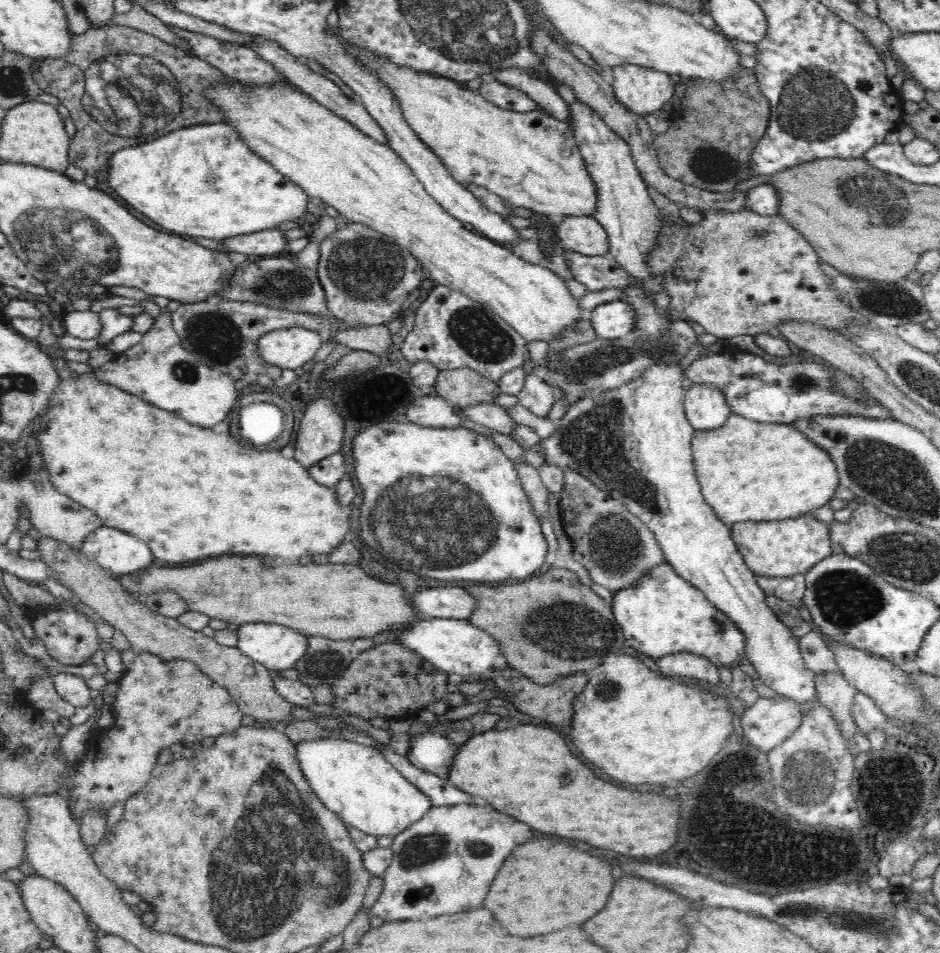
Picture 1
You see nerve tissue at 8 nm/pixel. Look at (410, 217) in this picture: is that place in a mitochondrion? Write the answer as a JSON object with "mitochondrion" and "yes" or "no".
{"mitochondrion":"no"}

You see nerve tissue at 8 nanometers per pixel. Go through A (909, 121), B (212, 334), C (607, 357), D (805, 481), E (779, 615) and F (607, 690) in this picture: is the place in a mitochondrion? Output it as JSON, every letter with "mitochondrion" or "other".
{"A":"other","B":"mitochondrion","C":"mitochondrion","D":"other","E":"other","F":"mitochondrion"}

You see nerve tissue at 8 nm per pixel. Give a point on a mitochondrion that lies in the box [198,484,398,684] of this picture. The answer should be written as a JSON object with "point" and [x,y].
{"point":[327,663]}

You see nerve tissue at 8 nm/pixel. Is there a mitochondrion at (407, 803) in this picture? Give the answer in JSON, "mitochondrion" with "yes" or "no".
{"mitochondrion":"no"}

